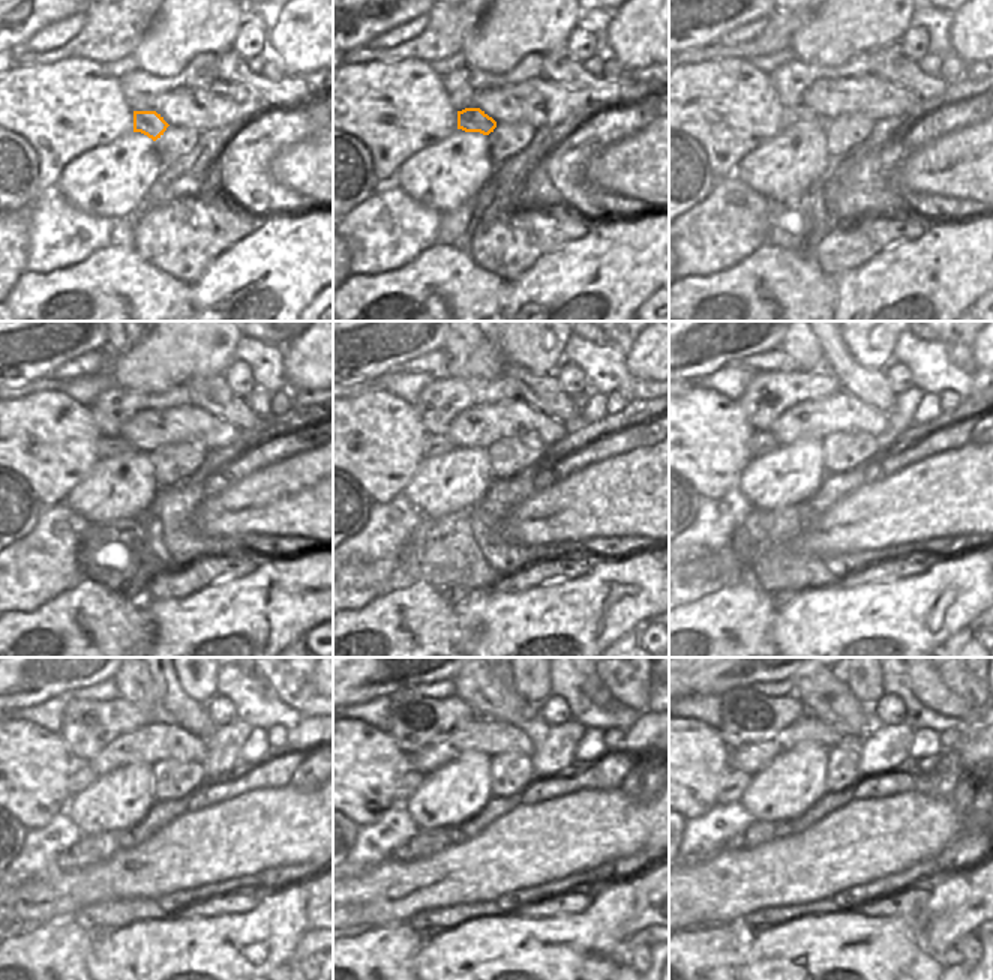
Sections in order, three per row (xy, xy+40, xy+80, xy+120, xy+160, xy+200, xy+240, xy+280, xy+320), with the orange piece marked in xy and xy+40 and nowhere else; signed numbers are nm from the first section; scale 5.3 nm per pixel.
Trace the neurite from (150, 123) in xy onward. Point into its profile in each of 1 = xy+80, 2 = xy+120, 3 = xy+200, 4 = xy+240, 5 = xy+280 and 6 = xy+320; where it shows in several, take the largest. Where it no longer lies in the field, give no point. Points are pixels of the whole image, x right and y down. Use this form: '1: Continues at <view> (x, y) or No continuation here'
1: Continues at xy+80 (797, 114)
2: Continues at xy+120 (107, 447)
3: Continues at xy+200 (762, 443)
4: Continues at xy+240 (83, 776)
5: Continues at xy+280 (410, 781)
6: Continues at xy+320 (732, 784)

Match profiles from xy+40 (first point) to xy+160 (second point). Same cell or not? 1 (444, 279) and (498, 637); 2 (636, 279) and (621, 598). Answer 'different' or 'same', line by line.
1: different
2: same

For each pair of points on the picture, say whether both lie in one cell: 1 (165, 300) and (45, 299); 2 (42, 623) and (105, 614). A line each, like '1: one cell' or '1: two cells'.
1: one cell
2: one cell

